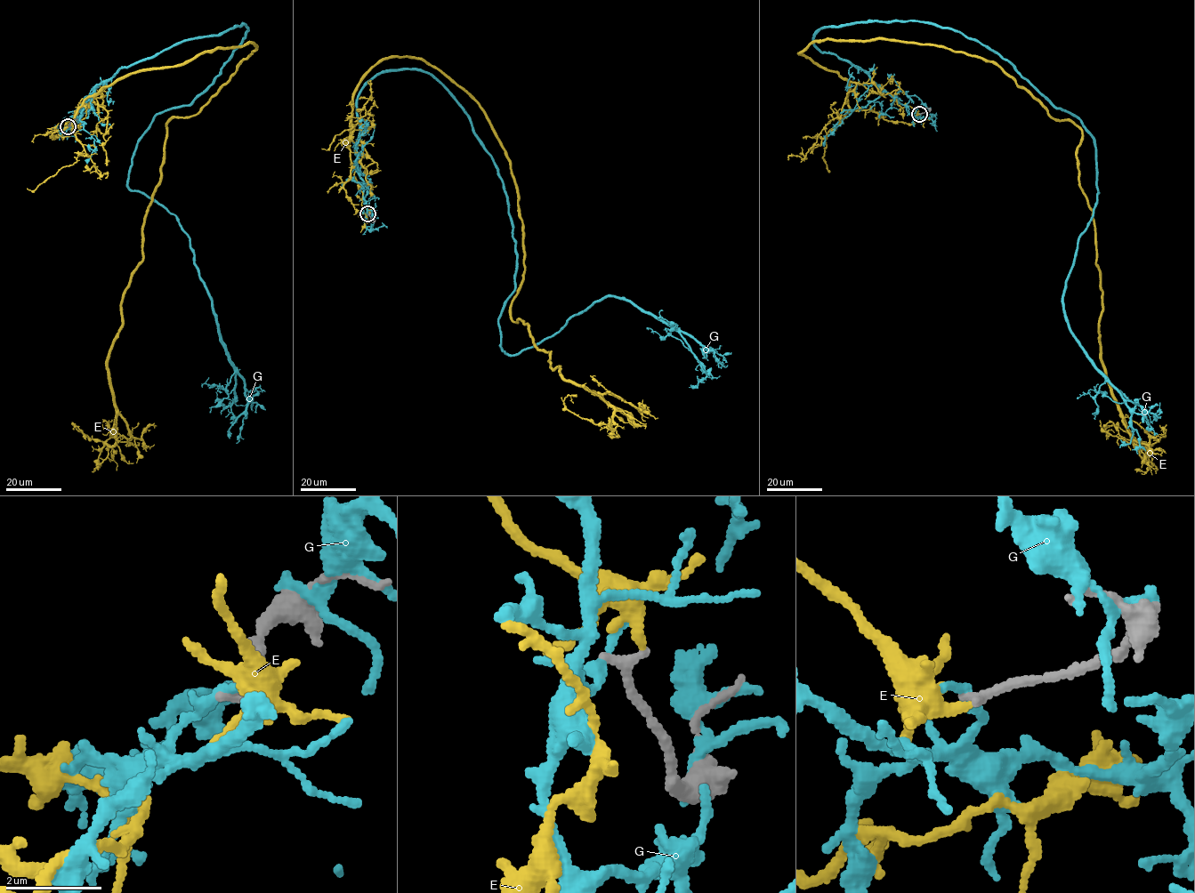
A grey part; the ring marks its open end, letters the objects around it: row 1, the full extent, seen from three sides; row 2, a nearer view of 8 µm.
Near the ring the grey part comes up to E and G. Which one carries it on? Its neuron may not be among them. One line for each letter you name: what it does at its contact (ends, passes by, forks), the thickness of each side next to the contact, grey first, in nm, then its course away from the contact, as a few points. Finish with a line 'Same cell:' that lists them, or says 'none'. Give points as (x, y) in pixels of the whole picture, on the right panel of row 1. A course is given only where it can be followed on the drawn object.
Same cell: none

